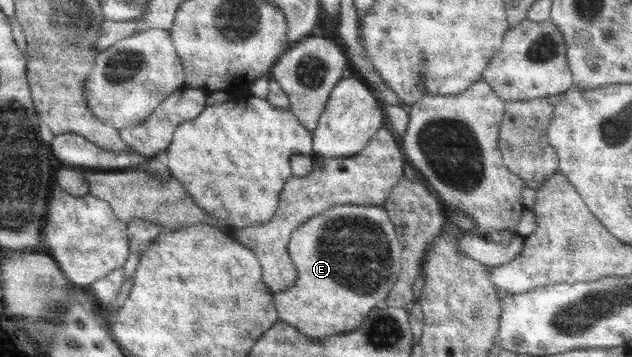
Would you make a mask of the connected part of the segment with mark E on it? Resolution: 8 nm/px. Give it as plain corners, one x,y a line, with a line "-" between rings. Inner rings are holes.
336,205
311,216
291,233
287,250
298,277
291,288
273,293
274,305
280,320
294,326
310,339
319,340
329,335
352,332
372,308
386,306
388,292
402,273
402,246
383,206

